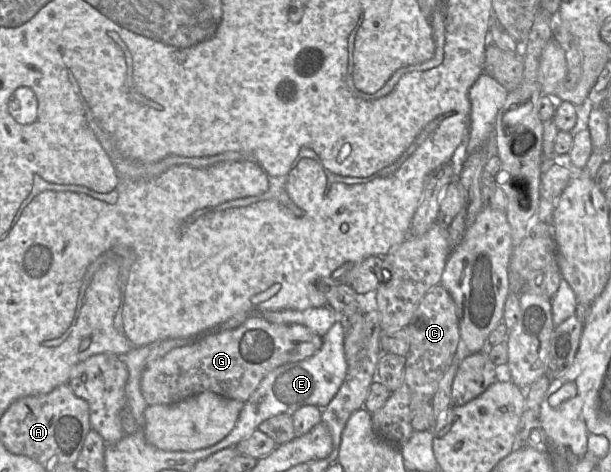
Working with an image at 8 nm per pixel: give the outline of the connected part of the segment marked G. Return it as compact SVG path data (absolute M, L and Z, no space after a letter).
M250 314L235 329L207 334L190 345L174 348L163 357L148 363L140 381L141 393L148 405L175 404L205 391L245 402L269 372L279 366L311 357L321 348L322 342L322 337L303 325L273 324L259 314Z

